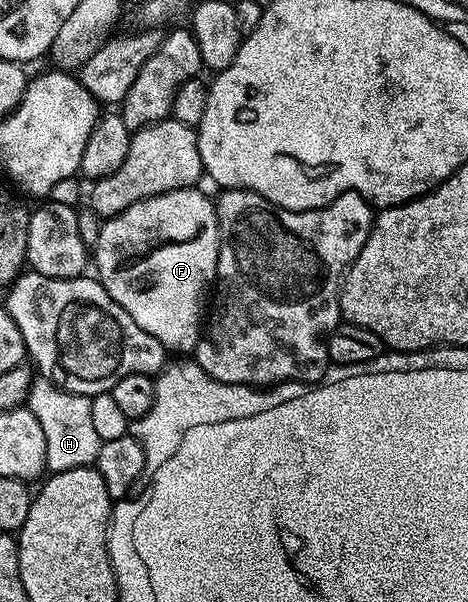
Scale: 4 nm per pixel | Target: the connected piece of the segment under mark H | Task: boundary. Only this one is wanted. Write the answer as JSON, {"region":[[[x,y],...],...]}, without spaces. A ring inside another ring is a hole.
{"region":[[[48,379],[34,380],[29,389],[27,408],[39,419],[43,439],[47,443],[45,468],[50,474],[71,471],[75,467],[93,467],[103,442],[91,420],[91,400],[83,393],[72,393]]]}

